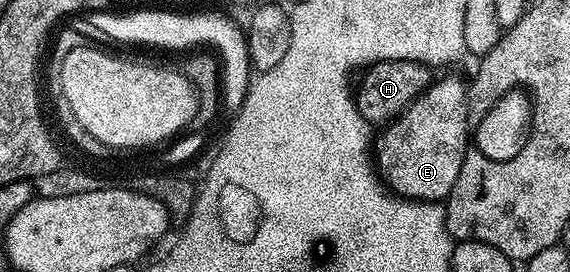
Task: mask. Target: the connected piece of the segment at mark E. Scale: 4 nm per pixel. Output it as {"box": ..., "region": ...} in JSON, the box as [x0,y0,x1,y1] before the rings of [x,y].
{"box":[375,79,471,203],"region":[[[441,79],[430,83],[425,94],[414,101],[403,114],[398,115],[392,123],[384,128],[381,140],[375,143],[375,166],[390,191],[394,194],[402,195],[405,199],[420,199],[426,203],[435,203],[448,199],[451,189],[455,185],[455,177],[459,177],[459,169],[463,169],[463,157],[465,152],[471,147],[471,124],[469,122],[469,100],[467,98],[467,87],[464,82],[460,83],[457,79]]]}

